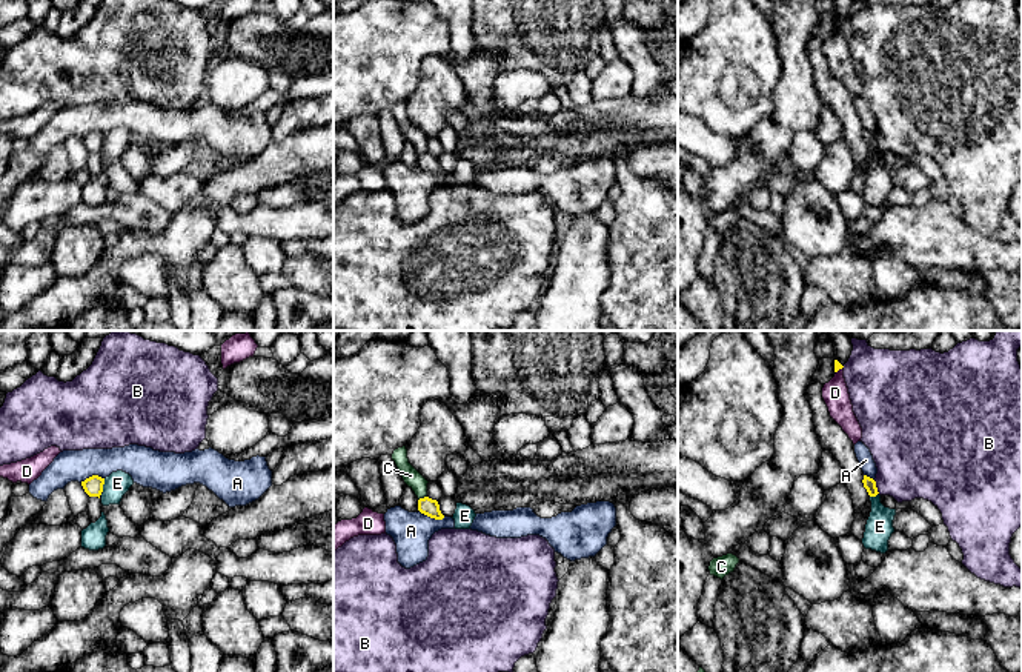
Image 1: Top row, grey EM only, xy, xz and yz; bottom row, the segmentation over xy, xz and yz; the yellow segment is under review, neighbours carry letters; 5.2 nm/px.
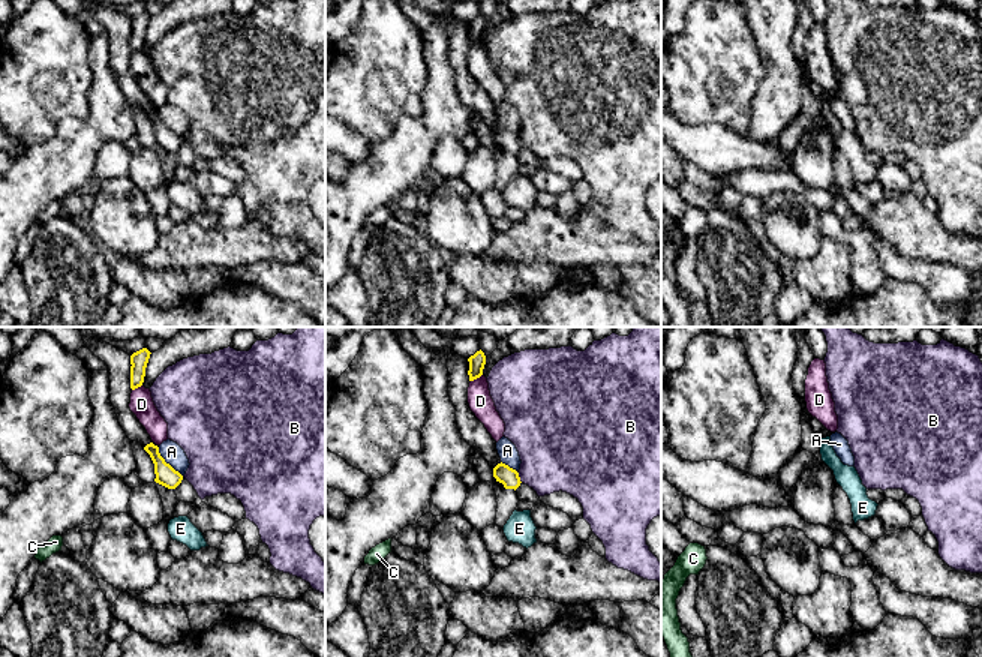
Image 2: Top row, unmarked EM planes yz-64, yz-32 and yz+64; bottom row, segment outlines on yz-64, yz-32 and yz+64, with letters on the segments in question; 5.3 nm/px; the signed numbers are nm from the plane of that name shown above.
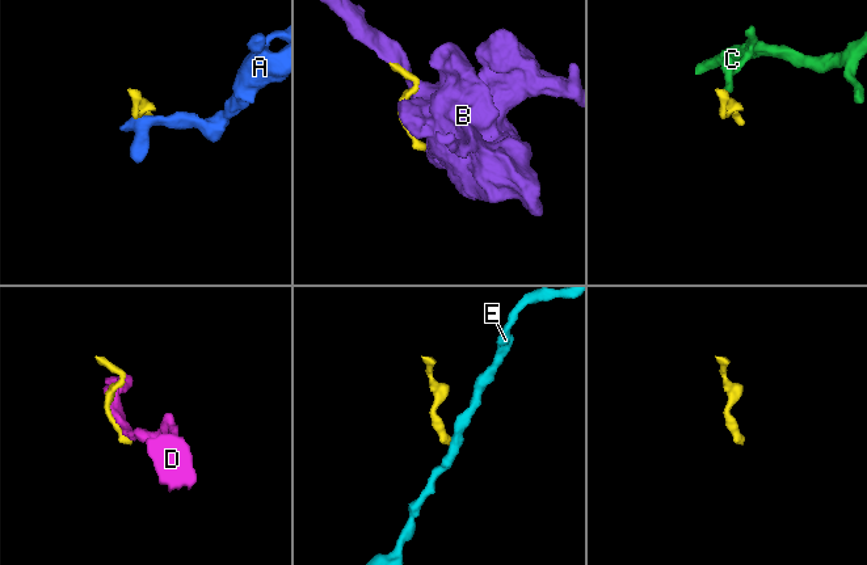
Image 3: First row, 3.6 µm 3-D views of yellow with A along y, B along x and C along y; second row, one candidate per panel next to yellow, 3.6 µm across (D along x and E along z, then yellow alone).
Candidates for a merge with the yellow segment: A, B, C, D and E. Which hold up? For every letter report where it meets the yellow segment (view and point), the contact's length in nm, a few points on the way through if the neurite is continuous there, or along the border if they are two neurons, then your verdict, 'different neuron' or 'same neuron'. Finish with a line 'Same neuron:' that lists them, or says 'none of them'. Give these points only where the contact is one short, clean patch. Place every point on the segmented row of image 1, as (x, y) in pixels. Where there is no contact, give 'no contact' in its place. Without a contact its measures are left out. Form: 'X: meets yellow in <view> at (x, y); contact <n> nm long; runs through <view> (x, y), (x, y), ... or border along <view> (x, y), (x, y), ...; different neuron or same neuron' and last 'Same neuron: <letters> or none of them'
A: meets yellow in xz at (432, 517); contact 150 nm long; border along xz (418, 509), (435, 518), (444, 517); different neuron
B: meets yellow in yz at (875, 486); contact 80 nm long; border along yz (873, 480), (879, 492); different neuron
C: meets yellow in xz at (421, 499); contact 50 nm long; border along xz (426, 495), (418, 500); different neuron
D: meets yellow in yz at (839, 368); contact 50 nm long; border along yz (842, 366), (836, 372); different neuron
E: meets yellow in xy at (103, 483); contact 70 nm long; border along xy (105, 479), (102, 491); different neuron
Same neuron: none of them

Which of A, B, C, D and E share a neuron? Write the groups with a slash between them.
A / B / C / D / E

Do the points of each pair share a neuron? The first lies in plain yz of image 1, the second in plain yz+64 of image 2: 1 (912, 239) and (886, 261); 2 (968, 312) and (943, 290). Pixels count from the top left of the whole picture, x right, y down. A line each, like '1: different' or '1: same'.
1: different
2: different

